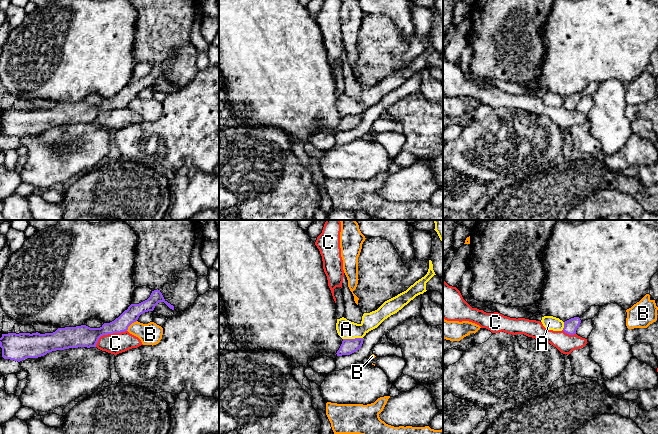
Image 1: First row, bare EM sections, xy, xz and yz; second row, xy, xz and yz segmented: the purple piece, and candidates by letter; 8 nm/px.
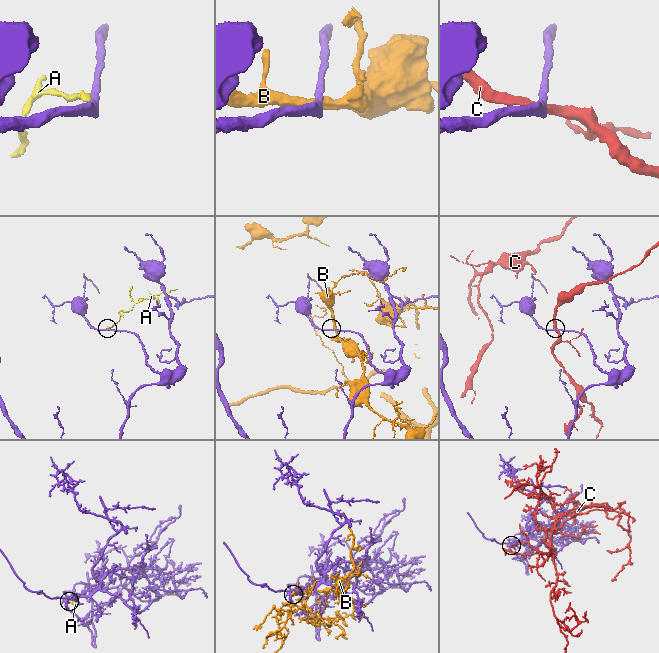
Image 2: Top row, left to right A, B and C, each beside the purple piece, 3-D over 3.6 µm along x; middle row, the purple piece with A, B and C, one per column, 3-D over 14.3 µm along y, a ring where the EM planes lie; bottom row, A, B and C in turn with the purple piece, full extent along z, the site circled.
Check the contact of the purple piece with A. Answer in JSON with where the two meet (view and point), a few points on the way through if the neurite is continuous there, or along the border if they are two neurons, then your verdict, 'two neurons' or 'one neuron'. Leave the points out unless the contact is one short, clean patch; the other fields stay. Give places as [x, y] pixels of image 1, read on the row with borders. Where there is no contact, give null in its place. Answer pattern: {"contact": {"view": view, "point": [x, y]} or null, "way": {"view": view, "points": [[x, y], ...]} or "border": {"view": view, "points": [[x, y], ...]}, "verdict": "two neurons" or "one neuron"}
{"contact": {"view": "xz", "point": [352, 339]}, "border": {"view": "xz", "points": [[362, 337], [343, 339]]}, "verdict": "two neurons"}

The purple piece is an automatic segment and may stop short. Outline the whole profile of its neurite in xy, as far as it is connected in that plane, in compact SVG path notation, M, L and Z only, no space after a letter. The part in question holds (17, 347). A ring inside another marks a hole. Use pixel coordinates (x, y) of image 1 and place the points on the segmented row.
M160 290L152 291L150 297L139 303L131 304L118 318L110 323L104 323L100 328L90 328L86 325L58 328L53 333L8 333L2 334L0 347L2 357L14 361L26 358L38 358L49 352L78 347L96 347L103 335L121 333L136 322L145 312L153 311L159 302L164 302L170 309L174 306L168 303Z

